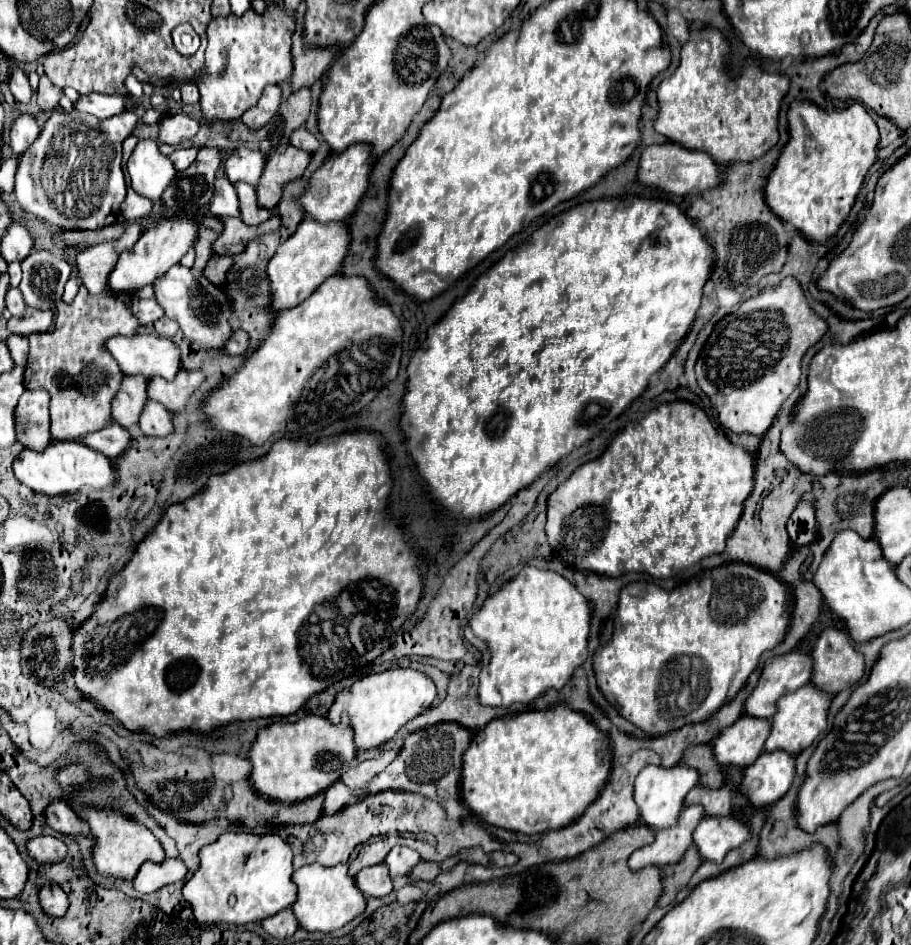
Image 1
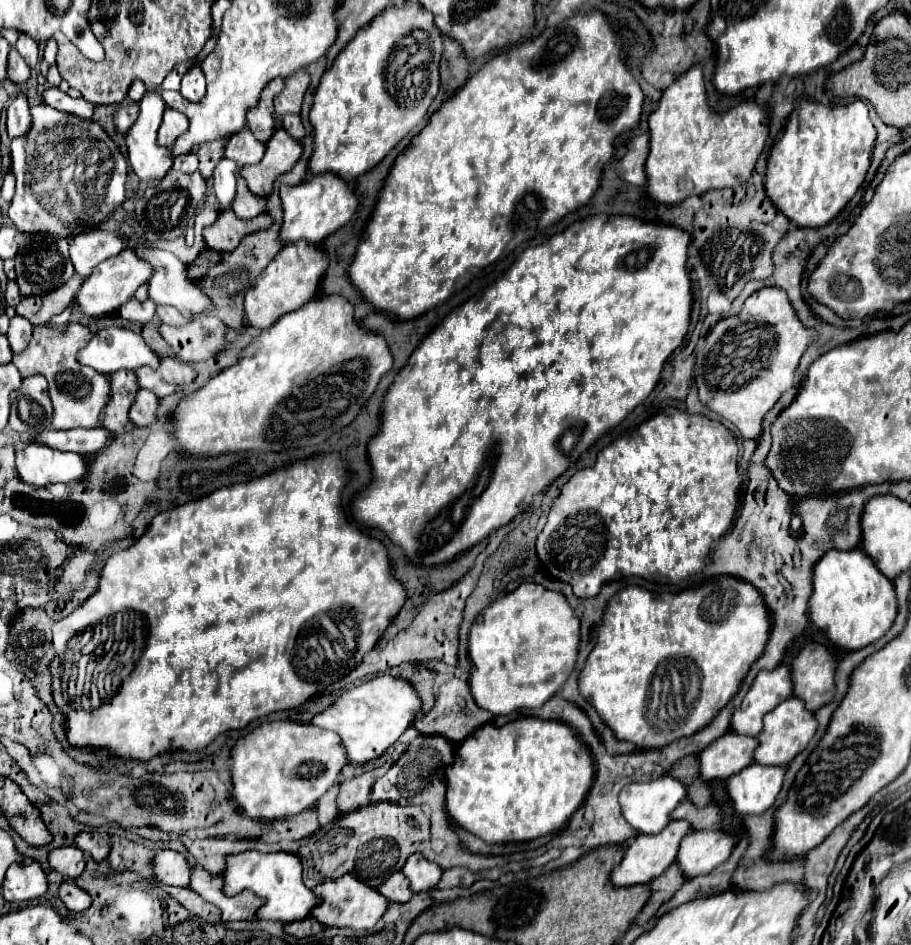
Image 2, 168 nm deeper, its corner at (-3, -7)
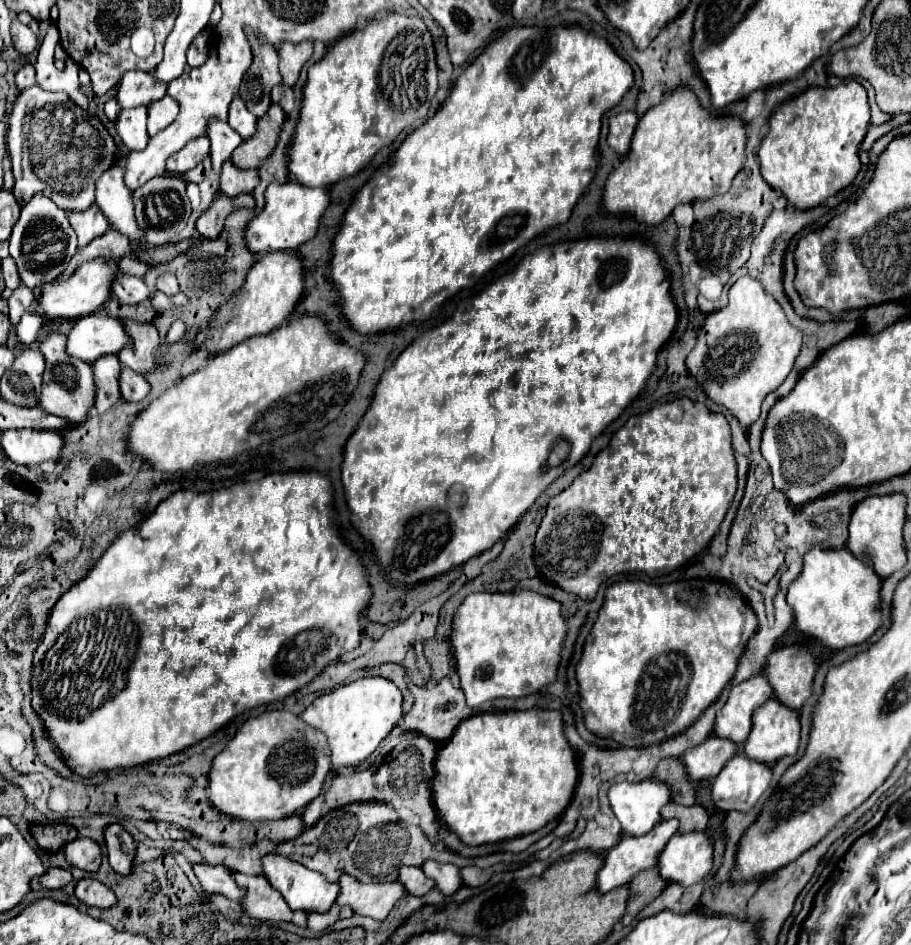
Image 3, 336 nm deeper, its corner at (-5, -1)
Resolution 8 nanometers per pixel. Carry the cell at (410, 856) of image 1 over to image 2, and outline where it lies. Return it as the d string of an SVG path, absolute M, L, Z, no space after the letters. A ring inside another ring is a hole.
M414 853L414 855L410 855L410 857L406 859L406 863L404 863L404 867L402 867L402 873L404 873L404 877L408 879L410 889L412 889L414 893L418 893L418 891L434 889L434 887L438 885L438 881L440 881L442 869L440 869L436 863L424 859L424 855Z

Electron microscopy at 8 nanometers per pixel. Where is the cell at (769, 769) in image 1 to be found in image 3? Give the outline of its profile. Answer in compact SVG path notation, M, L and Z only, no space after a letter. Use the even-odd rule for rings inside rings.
M736 753L712 781L712 801L722 811L750 811L772 779L768 765Z

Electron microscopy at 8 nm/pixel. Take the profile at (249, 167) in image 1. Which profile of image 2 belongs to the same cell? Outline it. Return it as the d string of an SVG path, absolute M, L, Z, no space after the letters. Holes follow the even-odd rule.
M244 127L240 133L234 133L228 141L226 157L232 157L232 161L236 161L238 167L256 165L256 161L264 157L264 143L256 141L248 127Z

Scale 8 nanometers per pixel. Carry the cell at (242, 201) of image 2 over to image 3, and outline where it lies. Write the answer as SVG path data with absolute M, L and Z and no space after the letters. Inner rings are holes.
M230 161L222 165L220 173L220 189L228 197L240 195L240 193L252 193L252 189L258 185L258 171L256 169L238 169Z

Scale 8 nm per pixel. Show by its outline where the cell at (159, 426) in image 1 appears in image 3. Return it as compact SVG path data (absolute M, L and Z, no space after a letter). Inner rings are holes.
M122 367L120 371L120 393L124 401L142 401L150 393L150 385L144 375Z

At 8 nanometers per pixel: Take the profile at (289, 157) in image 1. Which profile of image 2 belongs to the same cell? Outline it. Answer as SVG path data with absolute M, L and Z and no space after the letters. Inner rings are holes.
M282 127L276 129L272 139L266 143L266 153L258 165L240 169L240 175L246 179L248 189L258 197L268 197L272 193L274 179L288 173L300 159L302 147L294 141Z

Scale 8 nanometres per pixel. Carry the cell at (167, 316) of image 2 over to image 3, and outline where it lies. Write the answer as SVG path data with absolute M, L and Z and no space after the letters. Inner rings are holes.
M172 271L160 275L160 277L156 279L156 289L158 289L158 291L164 291L164 293L170 295L170 297L176 295L176 293L180 291L180 287L178 287L178 283L176 283L176 275L174 275Z

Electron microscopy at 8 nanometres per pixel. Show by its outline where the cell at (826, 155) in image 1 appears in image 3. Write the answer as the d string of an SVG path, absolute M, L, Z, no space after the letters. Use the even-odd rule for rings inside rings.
M848 79L836 87L810 87L806 89L806 93L780 103L772 111L768 119L768 133L764 135L758 149L762 177L770 187L780 191L792 207L812 209L854 181L860 171L858 147L868 133L868 125L870 107L866 99L866 89L860 81Z

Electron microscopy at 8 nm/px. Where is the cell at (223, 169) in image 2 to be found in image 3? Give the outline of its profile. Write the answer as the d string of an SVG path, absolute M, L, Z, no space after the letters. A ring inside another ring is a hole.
M210 119L210 131L206 133L210 139L210 159L216 173L222 171L222 163L230 159L232 151L242 143L242 137L230 127L230 123L218 123L218 119Z

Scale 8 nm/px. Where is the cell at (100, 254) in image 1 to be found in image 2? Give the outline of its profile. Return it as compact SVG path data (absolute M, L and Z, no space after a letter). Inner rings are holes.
M92 229L74 237L70 245L70 259L76 273L86 279L96 265L116 257L122 249L126 249L126 241L122 237L102 229Z

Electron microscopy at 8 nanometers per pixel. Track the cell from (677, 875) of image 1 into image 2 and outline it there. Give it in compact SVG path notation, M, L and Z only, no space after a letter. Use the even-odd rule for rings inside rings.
M672 863L672 865L664 871L664 875L660 875L660 879L654 879L654 881L650 883L652 897L650 897L650 901L646 903L646 907L640 911L640 915L636 917L634 923L644 927L644 925L656 915L656 911L658 911L666 901L670 901L670 899L674 897L674 893L684 885L684 881L686 881L686 877L684 877L684 873L680 873L680 865Z

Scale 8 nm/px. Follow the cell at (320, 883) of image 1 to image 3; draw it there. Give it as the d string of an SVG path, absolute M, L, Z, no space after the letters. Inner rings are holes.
M342 875L340 879L342 893L336 899L336 905L350 905L354 913L384 921L388 913L394 909L396 901L406 893L406 887L400 881L394 883L360 883L352 875Z

